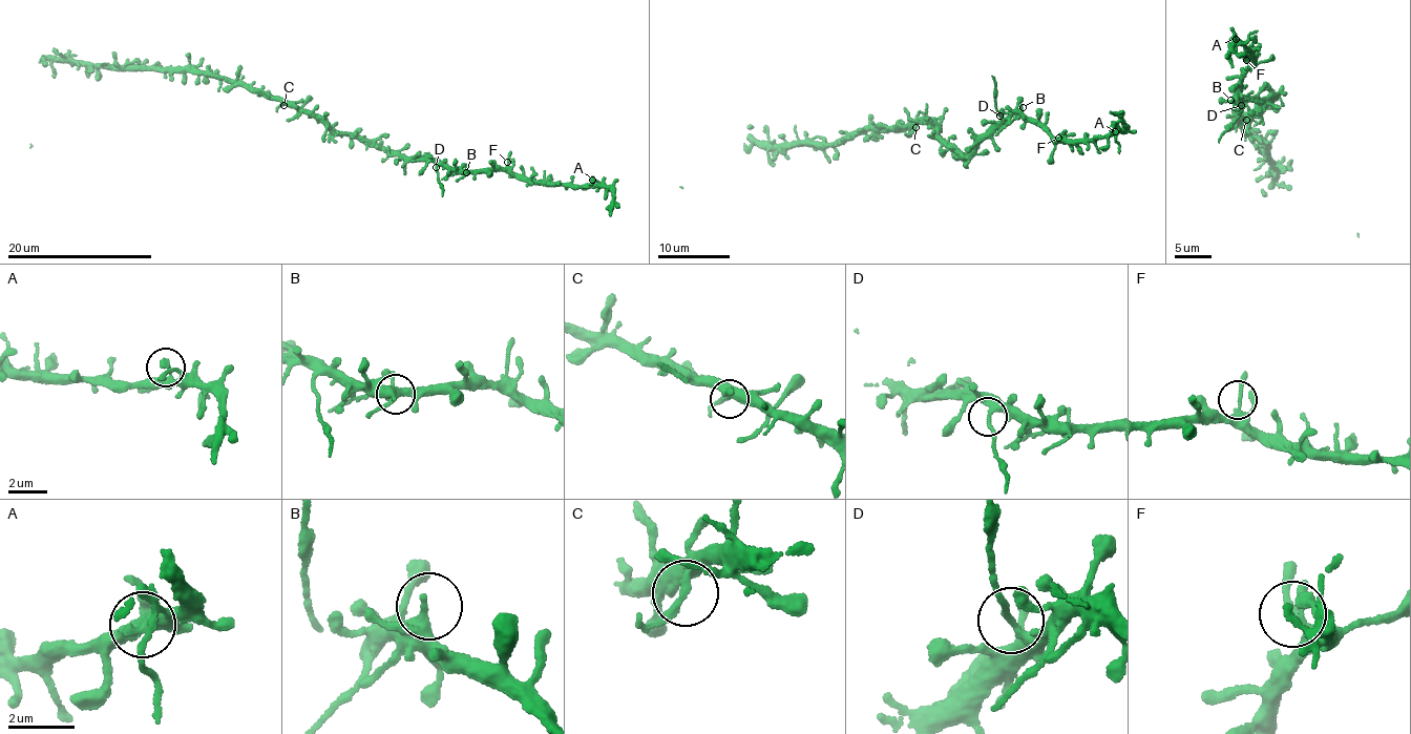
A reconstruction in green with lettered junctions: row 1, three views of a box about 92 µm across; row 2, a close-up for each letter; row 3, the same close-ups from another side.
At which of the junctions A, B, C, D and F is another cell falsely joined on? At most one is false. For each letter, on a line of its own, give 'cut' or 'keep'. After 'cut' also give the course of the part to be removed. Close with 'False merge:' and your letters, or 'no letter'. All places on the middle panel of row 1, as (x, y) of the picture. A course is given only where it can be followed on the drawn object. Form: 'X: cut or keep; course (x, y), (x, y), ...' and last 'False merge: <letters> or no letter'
A: keep
B: keep
C: keep
D: cut; course (999, 117), (991, 77)
F: keep
False merge: D

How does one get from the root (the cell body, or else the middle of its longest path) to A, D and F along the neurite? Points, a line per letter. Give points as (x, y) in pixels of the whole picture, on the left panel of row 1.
A: (309, 113), (332, 130), (371, 140), (385, 151), (430, 156), (456, 170), (500, 169), (568, 186), (592, 180)
D: (309, 113), (332, 130), (371, 140), (385, 151), (396, 150), (413, 159), (420, 155), (435, 167)
F: (309, 113), (332, 130), (371, 140), (385, 151), (430, 156), (456, 170), (497, 171), (507, 162)

